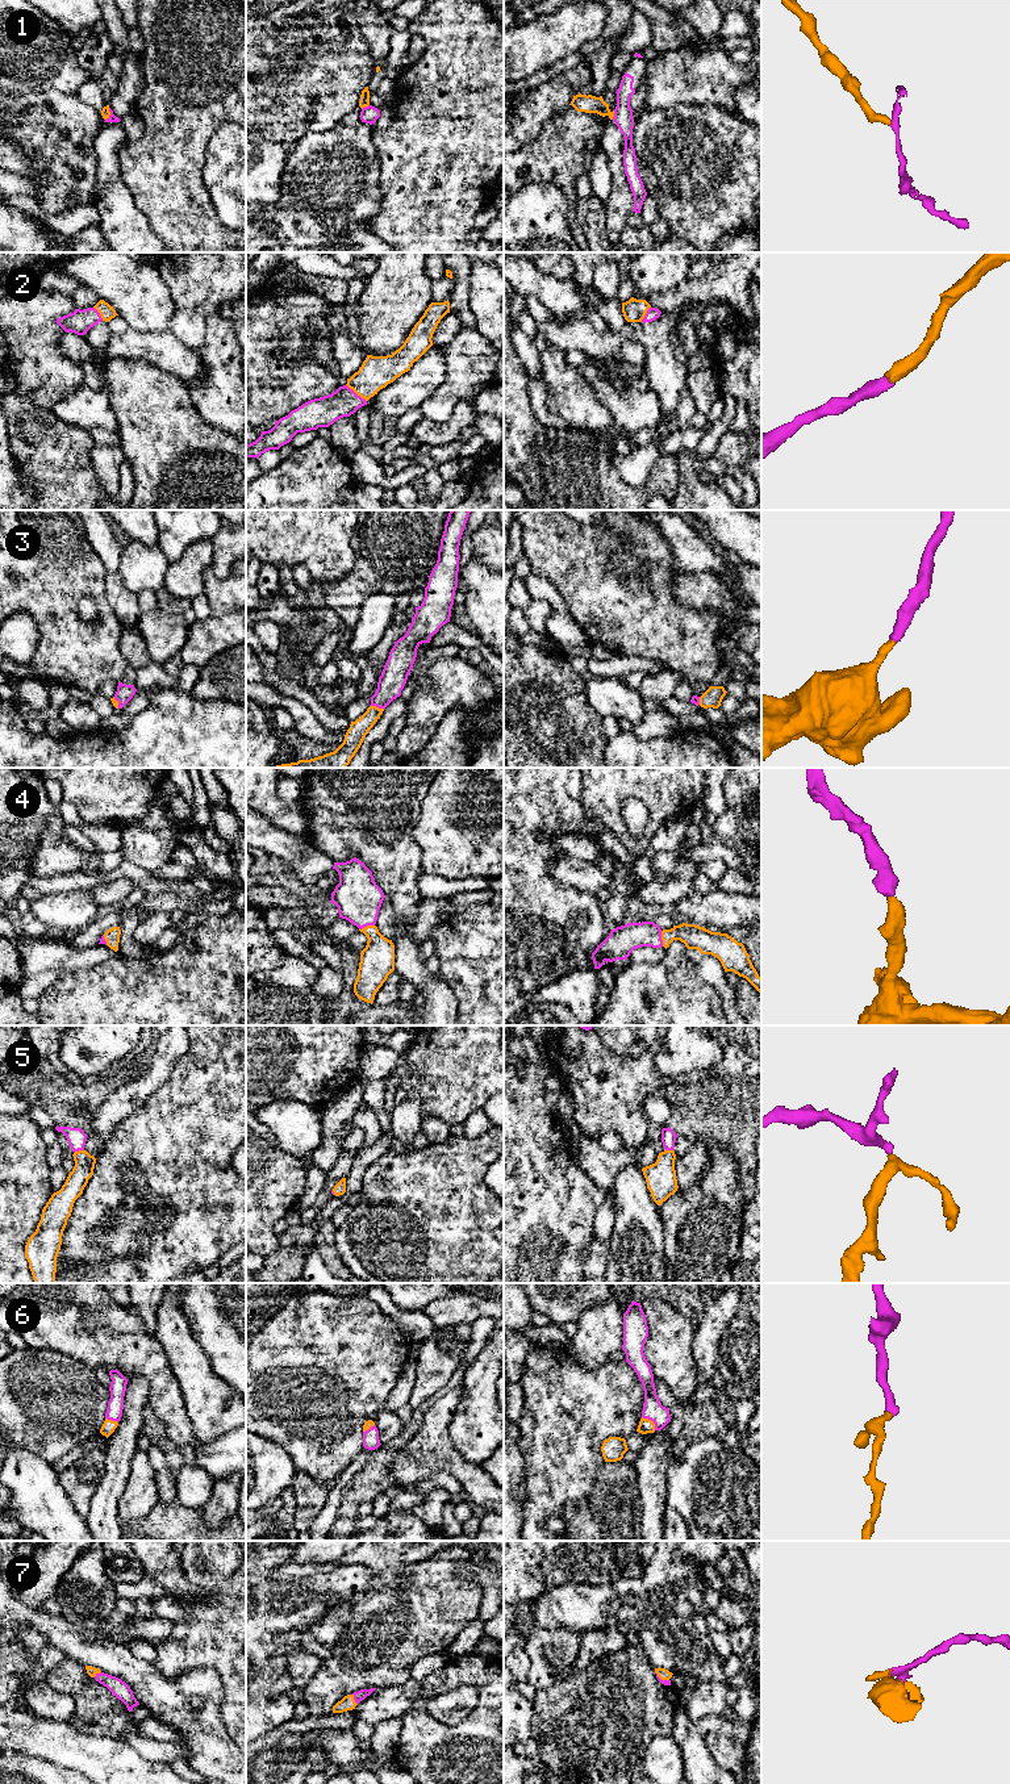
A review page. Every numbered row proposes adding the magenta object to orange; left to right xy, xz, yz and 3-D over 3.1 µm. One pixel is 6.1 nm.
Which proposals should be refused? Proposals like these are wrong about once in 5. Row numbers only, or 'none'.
none

